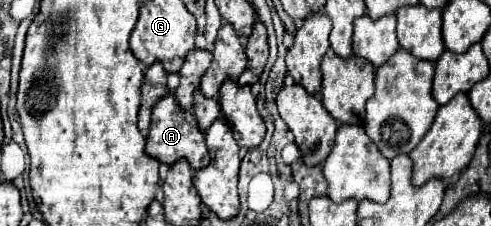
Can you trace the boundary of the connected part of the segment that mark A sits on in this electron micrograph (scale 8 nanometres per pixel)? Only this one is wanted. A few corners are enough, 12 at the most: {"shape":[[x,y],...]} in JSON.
{"shape":[[172,95],[150,123],[146,155],[192,169],[210,163],[204,133]]}

